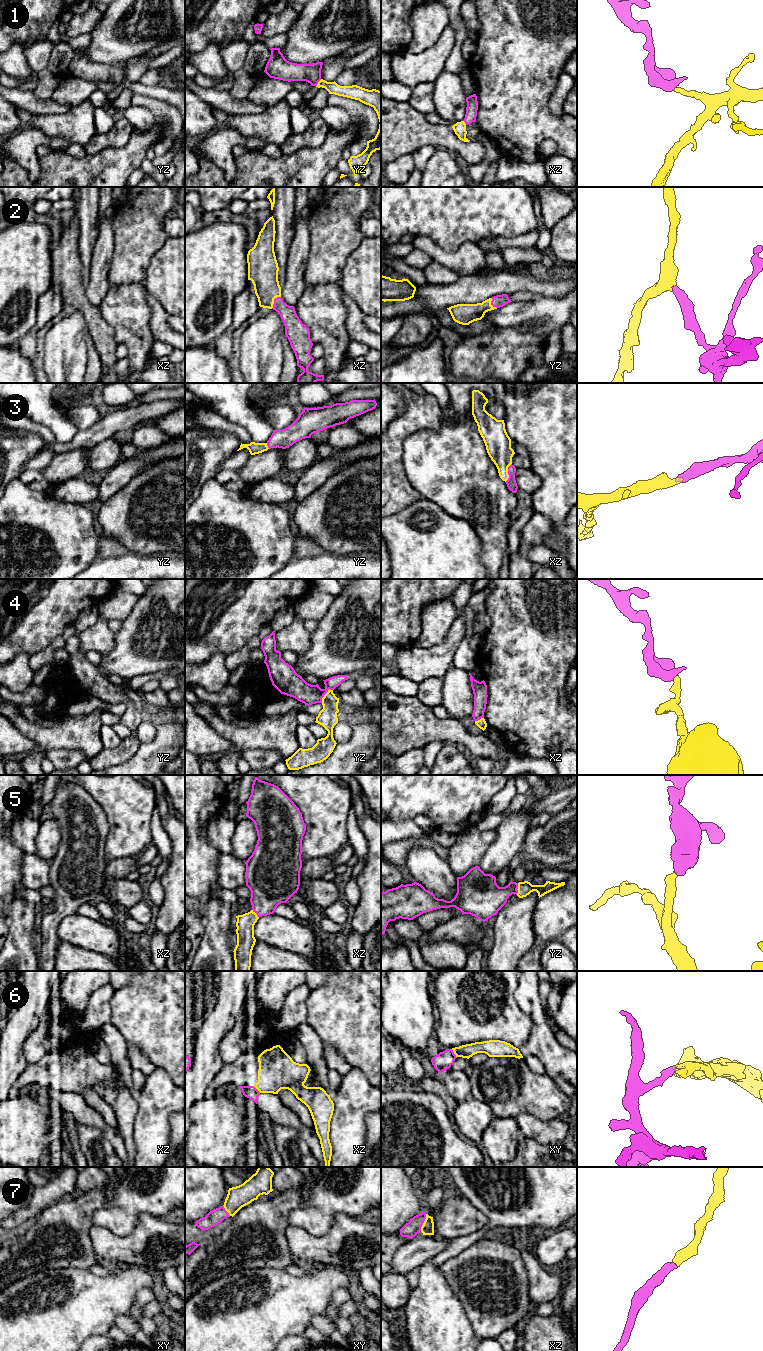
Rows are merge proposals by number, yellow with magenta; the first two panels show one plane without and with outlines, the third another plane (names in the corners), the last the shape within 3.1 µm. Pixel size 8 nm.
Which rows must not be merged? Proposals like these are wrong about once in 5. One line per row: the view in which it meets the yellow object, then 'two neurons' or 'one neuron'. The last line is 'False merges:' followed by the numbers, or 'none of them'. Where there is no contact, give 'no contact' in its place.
1: yz | two neurons
2: xz | one neuron
3: xz | one neuron
4: yz | one neuron
5: yz | one neuron
6: xy | two neurons
7: xz | one neuron
False merges: 1, 6

